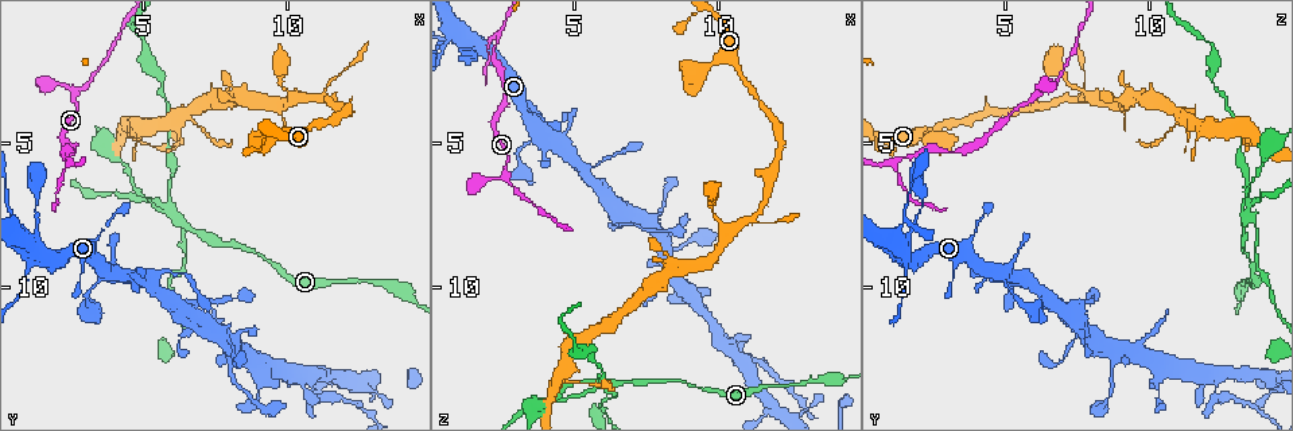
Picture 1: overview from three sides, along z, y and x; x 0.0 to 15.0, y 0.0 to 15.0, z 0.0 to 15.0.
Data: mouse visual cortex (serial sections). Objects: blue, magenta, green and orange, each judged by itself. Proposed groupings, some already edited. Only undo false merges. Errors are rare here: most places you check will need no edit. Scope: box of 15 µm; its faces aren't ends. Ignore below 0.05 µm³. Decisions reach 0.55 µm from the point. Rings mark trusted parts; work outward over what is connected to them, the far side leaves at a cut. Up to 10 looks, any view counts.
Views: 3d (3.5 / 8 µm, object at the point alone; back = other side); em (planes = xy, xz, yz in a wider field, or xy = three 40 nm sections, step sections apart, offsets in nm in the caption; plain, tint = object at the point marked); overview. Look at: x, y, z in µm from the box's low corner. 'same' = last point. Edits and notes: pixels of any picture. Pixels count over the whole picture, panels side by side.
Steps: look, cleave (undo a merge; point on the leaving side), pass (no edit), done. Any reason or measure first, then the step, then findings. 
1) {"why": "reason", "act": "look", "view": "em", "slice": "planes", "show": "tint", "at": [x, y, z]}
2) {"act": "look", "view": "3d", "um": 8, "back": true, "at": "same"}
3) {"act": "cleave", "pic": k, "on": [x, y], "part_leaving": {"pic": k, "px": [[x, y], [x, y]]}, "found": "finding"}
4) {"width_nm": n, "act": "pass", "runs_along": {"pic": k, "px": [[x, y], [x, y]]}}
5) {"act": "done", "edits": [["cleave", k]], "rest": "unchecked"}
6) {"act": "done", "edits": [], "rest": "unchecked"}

{"act": "look", "view": "3d", "um": 8, "at": [6.0, 7.5, 13.3]}

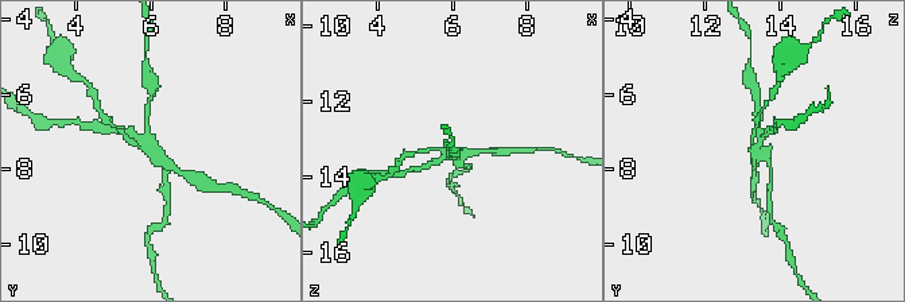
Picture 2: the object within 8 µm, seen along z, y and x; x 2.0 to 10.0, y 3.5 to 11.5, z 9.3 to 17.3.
{"why": "closer look", "act": "look", "view": "3d", "um": 3.5, "at": [6.1, 7.5, 13.5]}

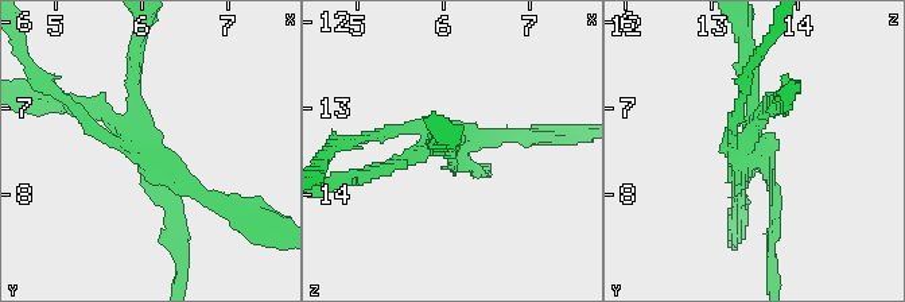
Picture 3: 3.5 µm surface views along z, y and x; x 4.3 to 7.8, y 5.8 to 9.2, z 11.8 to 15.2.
{"why": "now the EM", "act": "look", "view": "em", "slice": "xy", "step": 1, "show": "tint", "at": [6.05, 7.45, 13.45]}

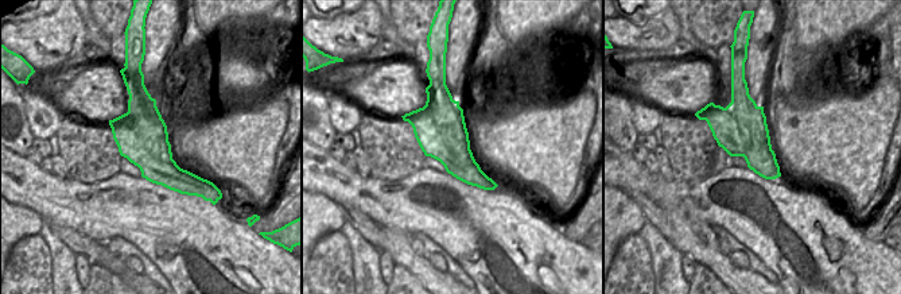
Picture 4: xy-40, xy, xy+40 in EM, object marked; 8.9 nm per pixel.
{"act": "cleave", "pic": 3, "on": [741, 72], "part_leaving": {"pic": 3, "px": [[152, 159], [135, 97], [140, 35]]}, "found": "a second cell is stuck on"}

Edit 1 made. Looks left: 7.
{"why": "thick turns thin", "act": "look", "view": "3d", "um": 3.5, "at": [11.6, 9.9, 13.6]}

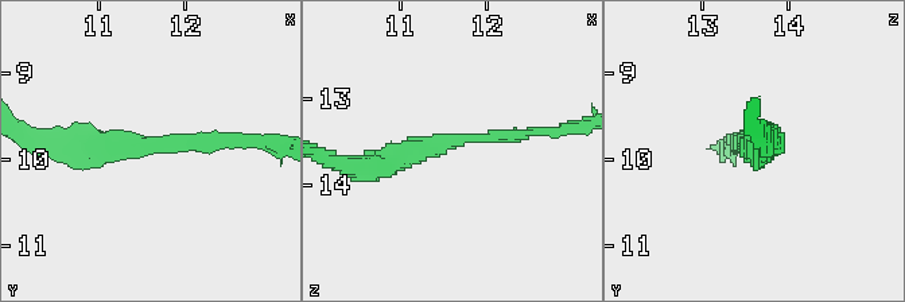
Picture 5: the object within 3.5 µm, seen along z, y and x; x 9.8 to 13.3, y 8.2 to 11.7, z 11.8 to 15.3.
{"arm_widths_nm": [150, 350], "why": "need the tissue", "act": "look", "view": "em", "slice": "xy", "step": 3, "show": "tint", "at": [11.60, 9.85, 13.50]}

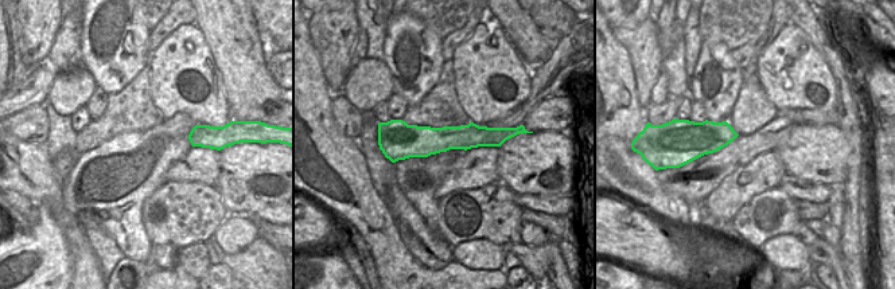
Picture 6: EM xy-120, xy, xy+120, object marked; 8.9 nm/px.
{"why": "cut it another way", "act": "look", "view": "em", "slice": "planes", "show": "tint", "at": "same"}

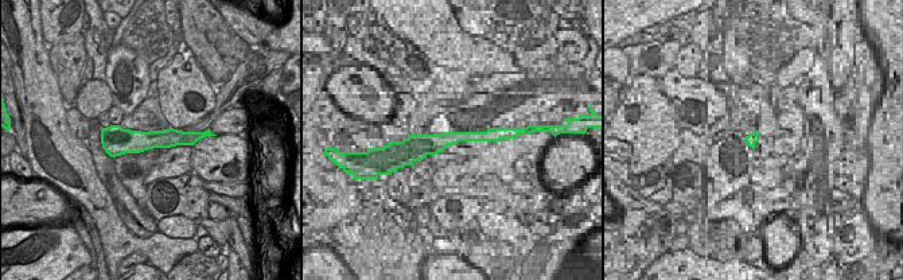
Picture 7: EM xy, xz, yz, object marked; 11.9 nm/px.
{"act": "pass", "runs_along": {"pic": 7, "px": [[108, 136], [116, 139], [194, 137]]}, "found": "continuous, no second cell"}

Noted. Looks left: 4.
{"why": "abrupt turn", "act": "look", "view": "3d", "um": 8, "at": [11.0, 13.8, 12.5]}

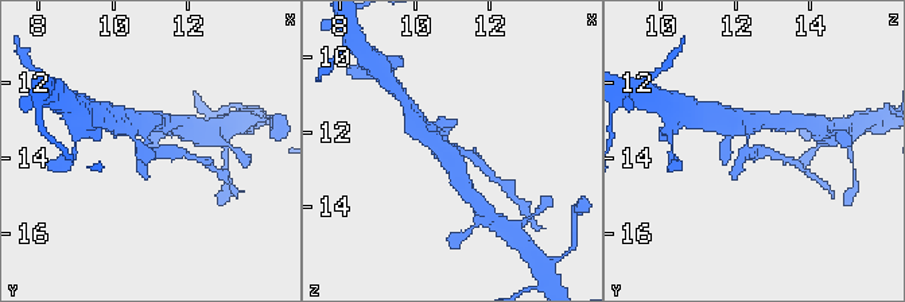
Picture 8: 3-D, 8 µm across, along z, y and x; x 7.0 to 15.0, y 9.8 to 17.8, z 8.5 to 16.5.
{"act": "look", "view": "3d", "um": 3.5, "at": [11.1, 13.8, 12.4]}

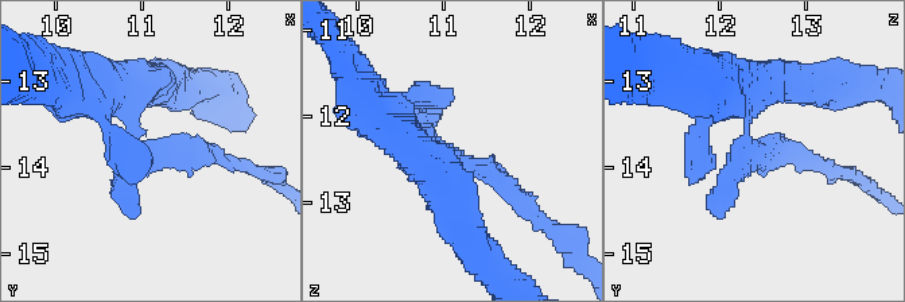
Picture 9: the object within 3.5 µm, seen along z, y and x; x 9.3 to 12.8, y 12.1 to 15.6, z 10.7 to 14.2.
{"act": "look", "view": "em", "slice": "xy", "step": 5, "show": "tint", "at": [11.15, 13.80, 12.45]}

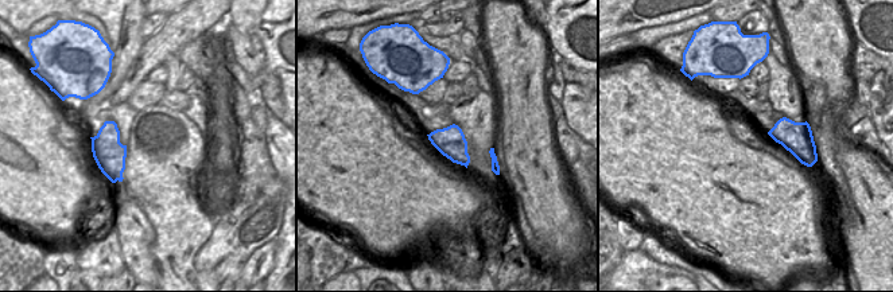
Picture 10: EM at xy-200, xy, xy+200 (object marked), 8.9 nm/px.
{"width_nm": 280, "act": "pass", "runs_along": {"pic": 9, "px": [[111, 84], [143, 151], [217, 155]]}, "found": "one cell here"}

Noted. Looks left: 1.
{"act": "done", "edits": [["cleave", 3]], "rest": "unchecked"}

